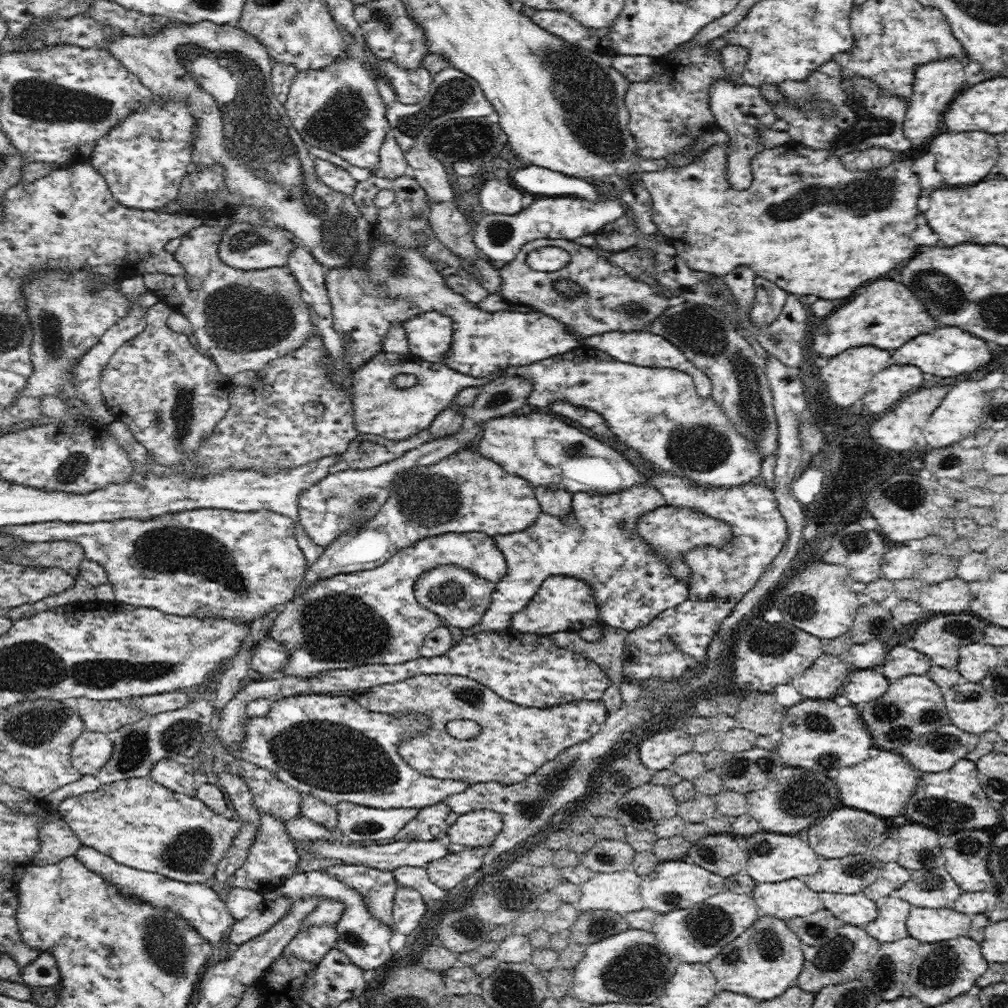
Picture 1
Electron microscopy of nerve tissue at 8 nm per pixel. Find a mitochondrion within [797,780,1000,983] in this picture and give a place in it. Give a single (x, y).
(840, 948)

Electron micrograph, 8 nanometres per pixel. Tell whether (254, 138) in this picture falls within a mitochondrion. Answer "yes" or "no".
yes

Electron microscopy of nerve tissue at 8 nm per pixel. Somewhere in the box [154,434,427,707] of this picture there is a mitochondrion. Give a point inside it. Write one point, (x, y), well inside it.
(335, 627)

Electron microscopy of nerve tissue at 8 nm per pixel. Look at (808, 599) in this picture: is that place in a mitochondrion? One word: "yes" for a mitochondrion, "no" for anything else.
yes

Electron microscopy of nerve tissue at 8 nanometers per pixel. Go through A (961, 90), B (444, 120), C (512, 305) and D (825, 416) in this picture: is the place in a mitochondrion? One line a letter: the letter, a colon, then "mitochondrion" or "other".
A: other
B: mitochondrion
C: other
D: other

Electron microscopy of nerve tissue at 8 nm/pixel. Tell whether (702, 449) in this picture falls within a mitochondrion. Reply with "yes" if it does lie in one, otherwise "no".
yes

